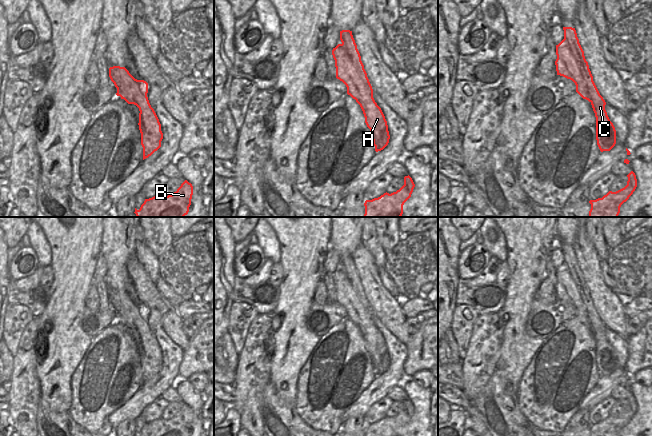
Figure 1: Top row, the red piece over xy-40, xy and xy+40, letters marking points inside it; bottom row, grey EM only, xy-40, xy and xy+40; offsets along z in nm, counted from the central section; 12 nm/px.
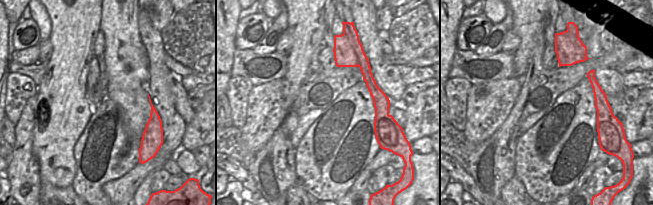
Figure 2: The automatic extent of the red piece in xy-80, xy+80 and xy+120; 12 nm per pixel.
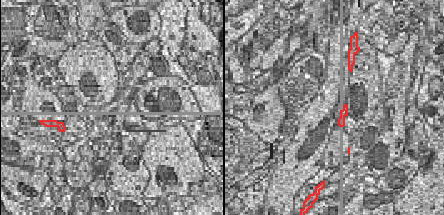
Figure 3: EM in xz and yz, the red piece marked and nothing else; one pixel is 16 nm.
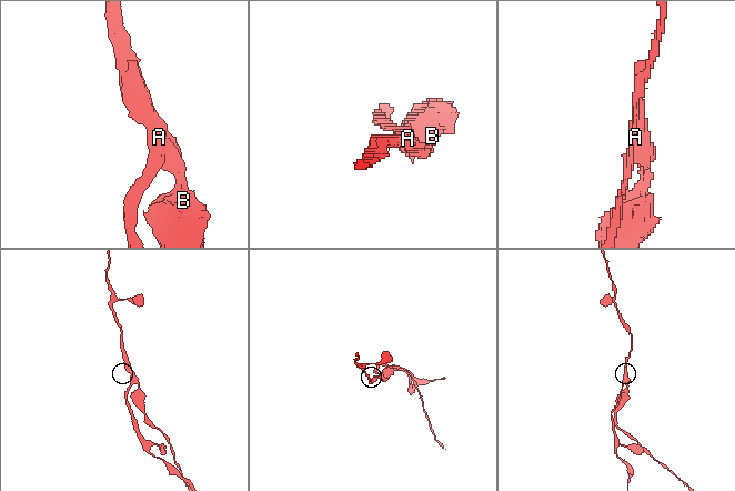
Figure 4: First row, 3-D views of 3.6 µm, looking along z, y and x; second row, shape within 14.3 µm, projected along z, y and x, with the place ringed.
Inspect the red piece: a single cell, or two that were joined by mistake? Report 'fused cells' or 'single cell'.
fused cells

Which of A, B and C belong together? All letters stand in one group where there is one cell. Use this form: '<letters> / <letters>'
A / B C

